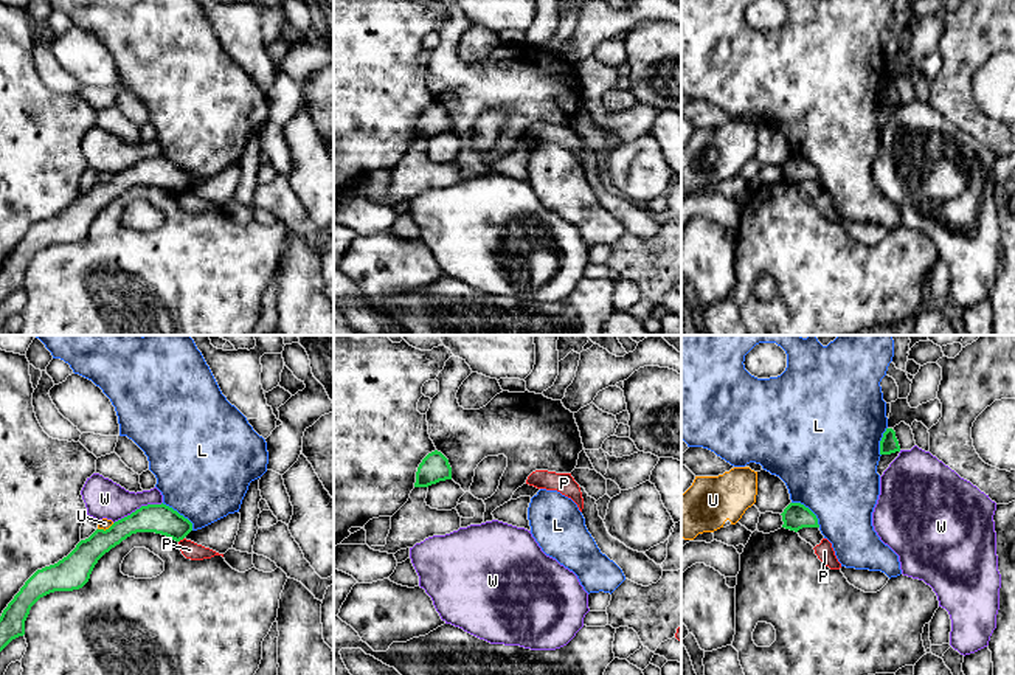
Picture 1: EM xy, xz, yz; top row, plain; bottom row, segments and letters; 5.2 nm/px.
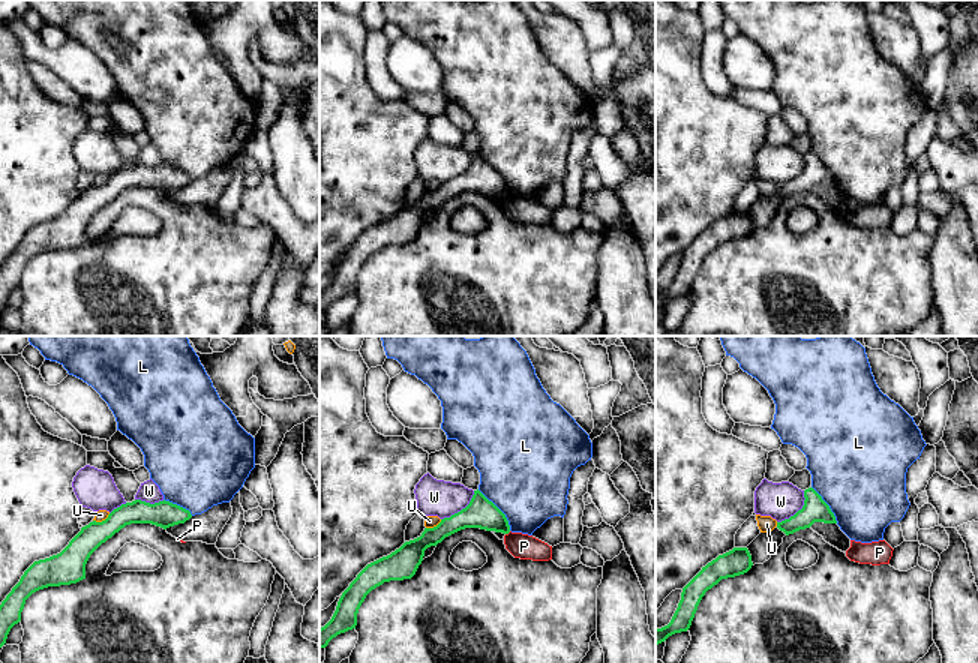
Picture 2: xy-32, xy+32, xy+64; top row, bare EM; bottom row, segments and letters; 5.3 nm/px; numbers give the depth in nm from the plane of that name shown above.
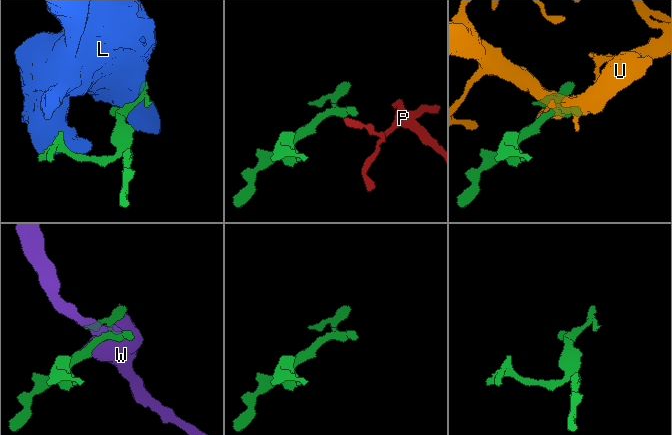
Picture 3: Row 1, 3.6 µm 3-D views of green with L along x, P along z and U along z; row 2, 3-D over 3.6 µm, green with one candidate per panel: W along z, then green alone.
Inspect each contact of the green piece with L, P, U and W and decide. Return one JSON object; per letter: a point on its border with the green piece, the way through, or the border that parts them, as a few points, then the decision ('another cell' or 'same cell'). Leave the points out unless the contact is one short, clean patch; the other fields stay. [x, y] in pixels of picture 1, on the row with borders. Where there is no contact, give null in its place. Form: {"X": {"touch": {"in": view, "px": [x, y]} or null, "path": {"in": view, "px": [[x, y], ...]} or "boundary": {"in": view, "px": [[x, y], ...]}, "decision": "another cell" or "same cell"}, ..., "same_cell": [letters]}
{"L": {"touch": {"in": "xy", "px": [179, 514]}, "decision": "another cell"}, "P": {"touch": {"in": "xy", "px": [180, 539]}, "boundary": {"in": "xy", "px": [[183, 537], [179, 542]]}, "decision": "another cell"}, "U": {"touch": {"in": "xy", "px": [106, 529]}, "boundary": {"in": "xy", "px": [[114, 523], [98, 529]]}, "decision": "another cell"}, "W": {"touch": {"in": "xy", "px": [137, 509]}, "decision": "another cell"}, "same_cell": []}

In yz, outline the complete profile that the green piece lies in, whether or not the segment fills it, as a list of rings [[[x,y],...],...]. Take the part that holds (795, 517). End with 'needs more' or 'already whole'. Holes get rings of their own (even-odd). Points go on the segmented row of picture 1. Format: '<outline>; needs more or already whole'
[[[790,503],[782,515],[782,528],[798,532],[802,528],[819,528],[816,515],[801,503]]]; already whole

